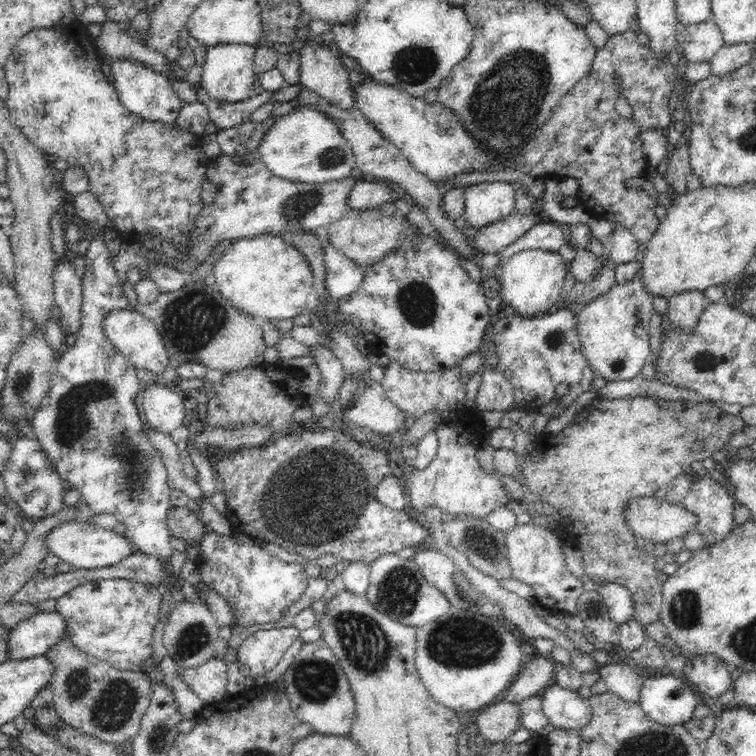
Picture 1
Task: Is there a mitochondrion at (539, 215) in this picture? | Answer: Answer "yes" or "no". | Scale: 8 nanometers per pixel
no

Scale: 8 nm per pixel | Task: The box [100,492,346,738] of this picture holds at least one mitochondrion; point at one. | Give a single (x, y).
(315, 680)

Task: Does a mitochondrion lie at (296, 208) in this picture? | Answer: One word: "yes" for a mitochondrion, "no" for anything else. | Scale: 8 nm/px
yes

